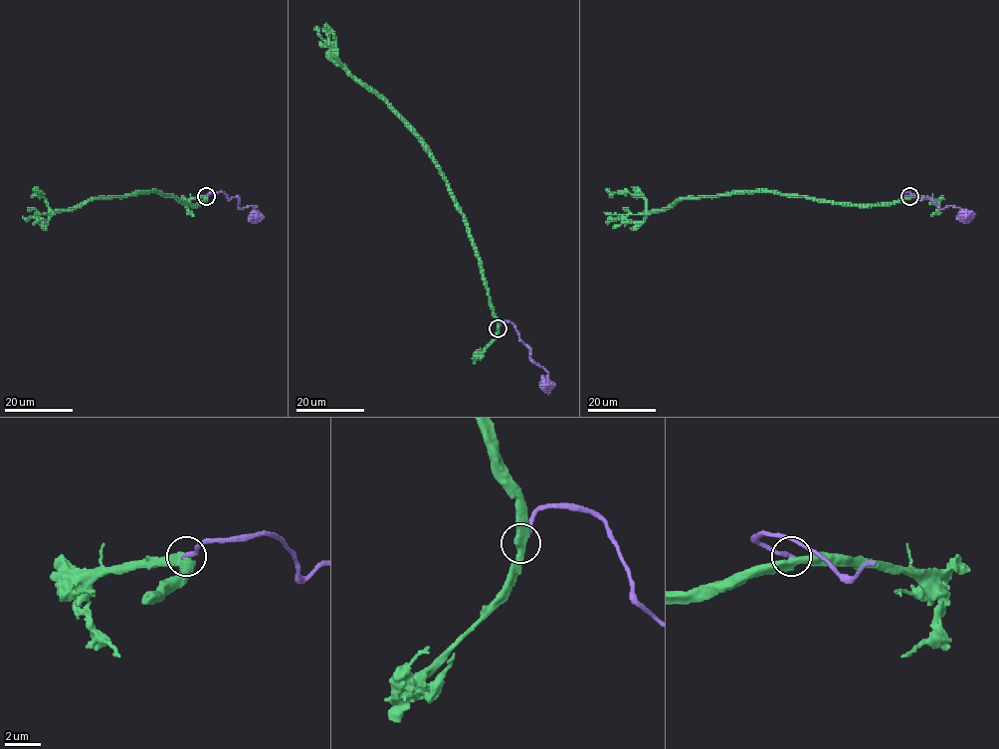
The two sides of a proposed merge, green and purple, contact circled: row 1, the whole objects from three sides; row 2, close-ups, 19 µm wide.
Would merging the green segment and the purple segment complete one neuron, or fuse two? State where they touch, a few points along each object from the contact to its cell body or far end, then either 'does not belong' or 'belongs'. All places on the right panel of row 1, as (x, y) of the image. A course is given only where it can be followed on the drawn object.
place (909, 196); course green (909, 197), (840, 204), (746, 191), (685, 197), (648, 210), (641, 196), (605, 189); course purple (909, 196), (902, 193), (905, 192), (921, 200), (928, 198), (941, 209), (958, 207), (960, 216), (964, 218); does not belong

